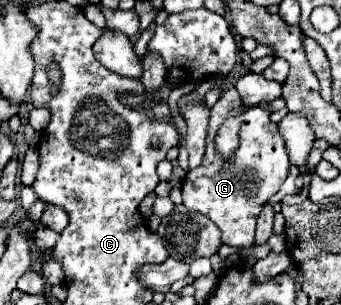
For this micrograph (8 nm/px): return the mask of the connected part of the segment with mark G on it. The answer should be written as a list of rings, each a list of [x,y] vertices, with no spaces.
[[[234,88],[222,92],[220,100],[210,110],[208,120],[208,138],[206,138],[206,154],[198,168],[190,170],[182,182],[182,204],[188,210],[200,212],[208,216],[220,230],[222,242],[236,248],[248,248],[254,244],[254,226],[256,214],[260,214],[260,206],[268,202],[282,186],[288,176],[288,152],[286,144],[278,132],[278,126],[270,120],[270,112],[262,106],[254,106],[246,110],[244,122],[240,126],[240,146],[232,158],[232,162],[224,162],[214,152],[214,136],[220,122],[242,110],[242,100]]]

